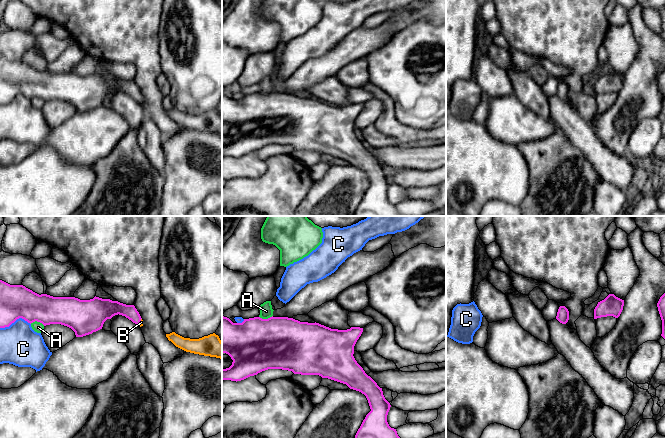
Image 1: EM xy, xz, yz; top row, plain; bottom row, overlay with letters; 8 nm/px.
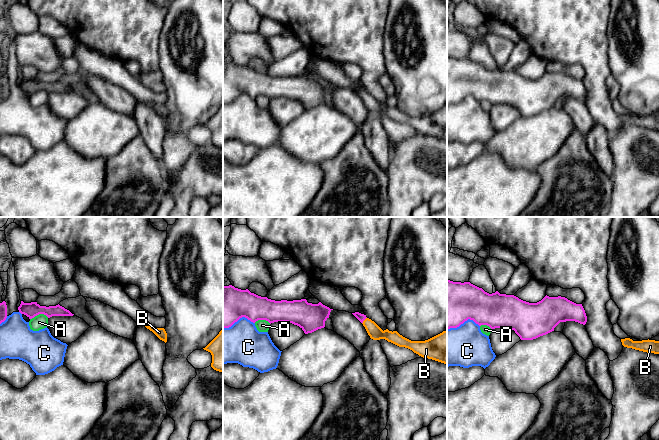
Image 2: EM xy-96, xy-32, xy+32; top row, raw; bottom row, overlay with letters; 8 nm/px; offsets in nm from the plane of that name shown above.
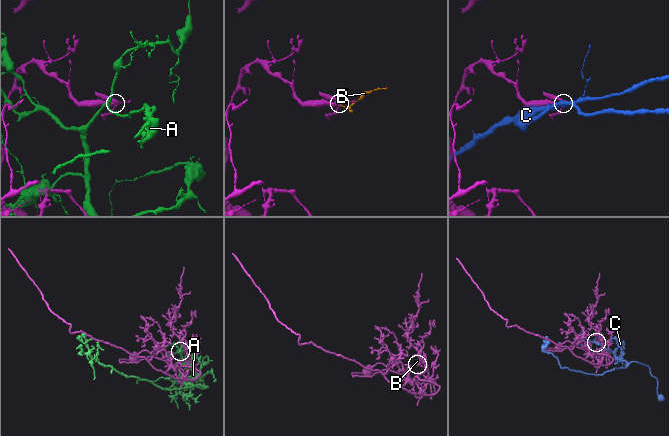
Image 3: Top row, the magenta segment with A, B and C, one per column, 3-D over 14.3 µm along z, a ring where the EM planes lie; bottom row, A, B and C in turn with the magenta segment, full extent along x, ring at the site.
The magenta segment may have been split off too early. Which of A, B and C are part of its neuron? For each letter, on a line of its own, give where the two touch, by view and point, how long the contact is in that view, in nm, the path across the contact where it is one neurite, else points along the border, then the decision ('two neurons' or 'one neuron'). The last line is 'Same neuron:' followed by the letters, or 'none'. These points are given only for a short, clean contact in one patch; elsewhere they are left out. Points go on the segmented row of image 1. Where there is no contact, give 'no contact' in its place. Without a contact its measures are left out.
A: xy (37, 321) | 120 nm | along xy (30, 323), (39, 321), (44, 325) | two neurons
B: xy (139, 322) | 70 nm | across xy (112, 308), (127, 310), (139, 322), (141, 322) | one neuron
C: xy (15, 320) | 260 nm | two neurons
Same neuron: B

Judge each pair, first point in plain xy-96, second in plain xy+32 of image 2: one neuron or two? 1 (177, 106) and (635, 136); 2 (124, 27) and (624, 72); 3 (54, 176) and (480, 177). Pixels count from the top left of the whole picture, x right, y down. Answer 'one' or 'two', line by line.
1: two
2: two
3: one

